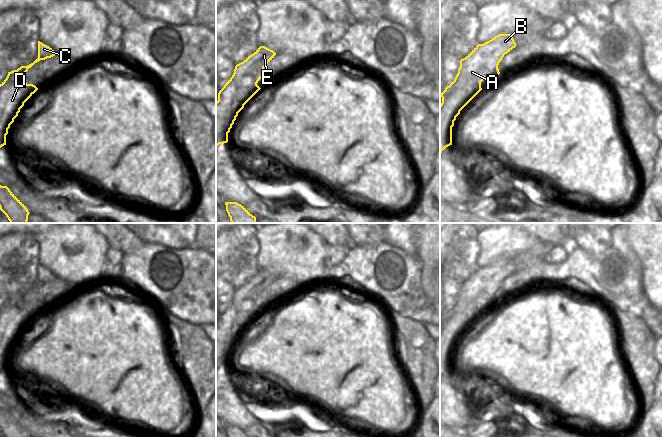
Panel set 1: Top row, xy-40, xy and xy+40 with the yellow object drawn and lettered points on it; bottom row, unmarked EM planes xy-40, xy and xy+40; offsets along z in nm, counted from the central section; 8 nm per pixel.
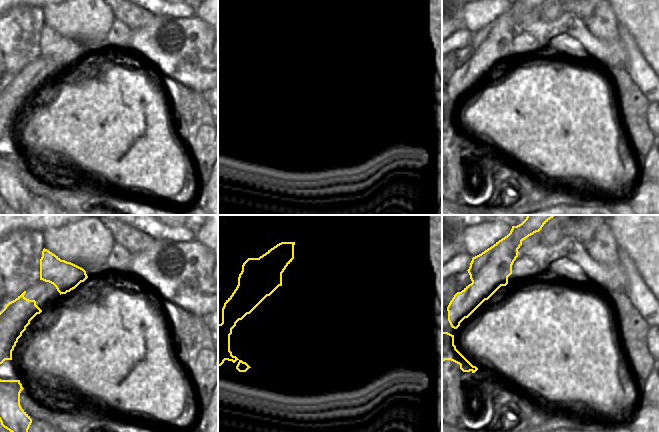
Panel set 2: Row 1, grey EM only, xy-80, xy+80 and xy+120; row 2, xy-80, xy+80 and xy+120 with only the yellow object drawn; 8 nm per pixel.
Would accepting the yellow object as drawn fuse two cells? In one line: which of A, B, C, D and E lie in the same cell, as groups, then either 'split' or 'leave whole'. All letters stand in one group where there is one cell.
A B D E / C; split

